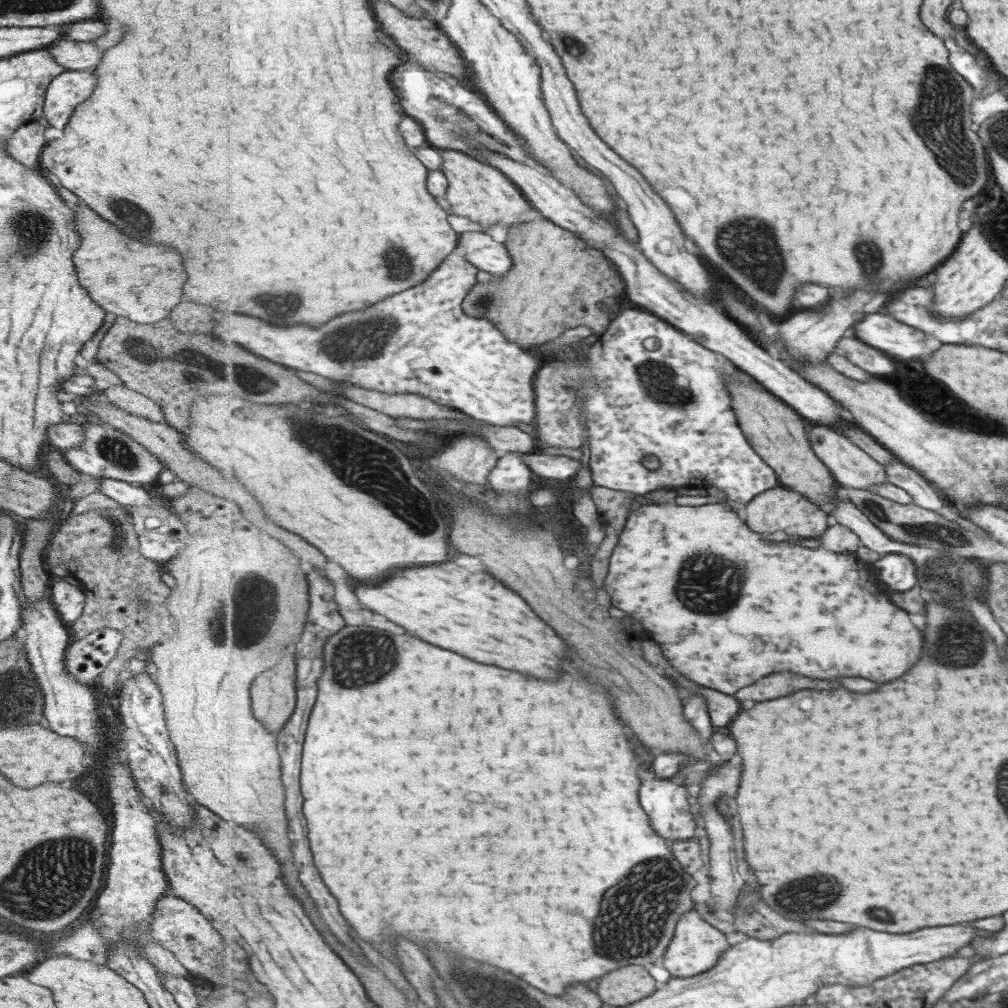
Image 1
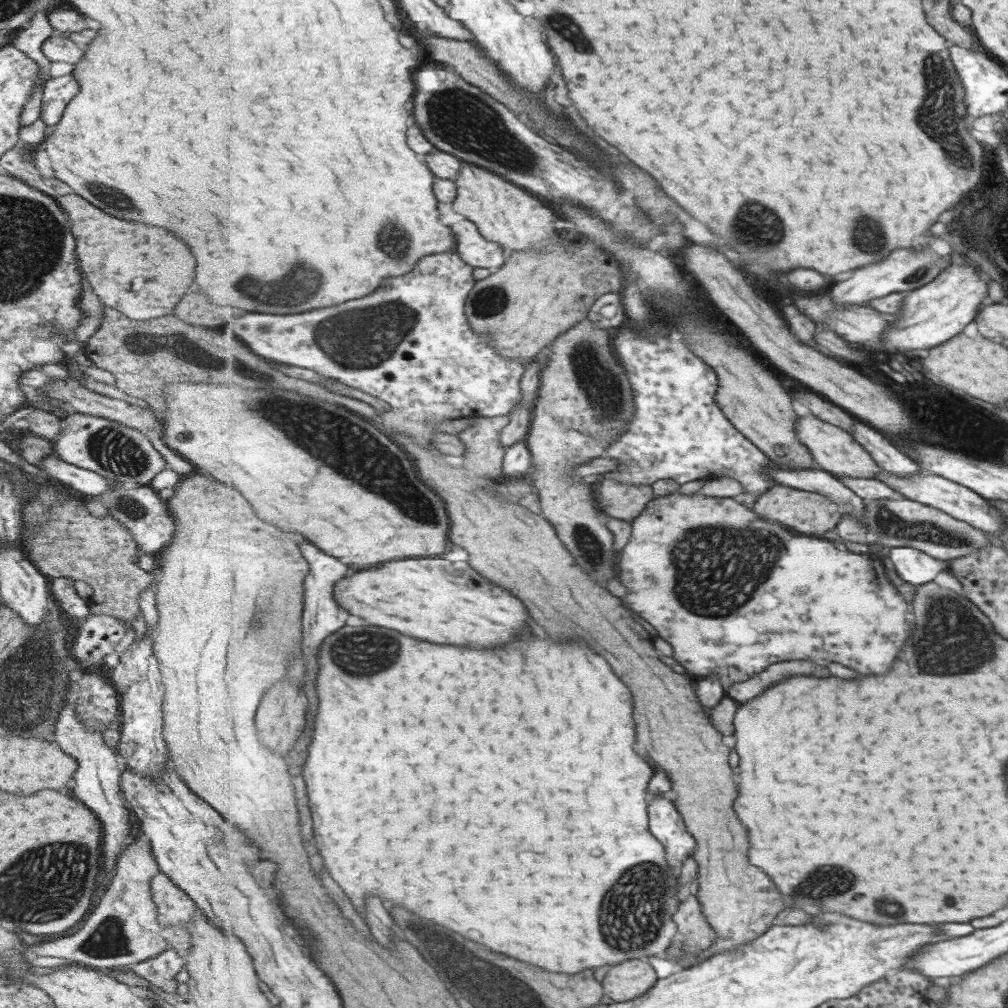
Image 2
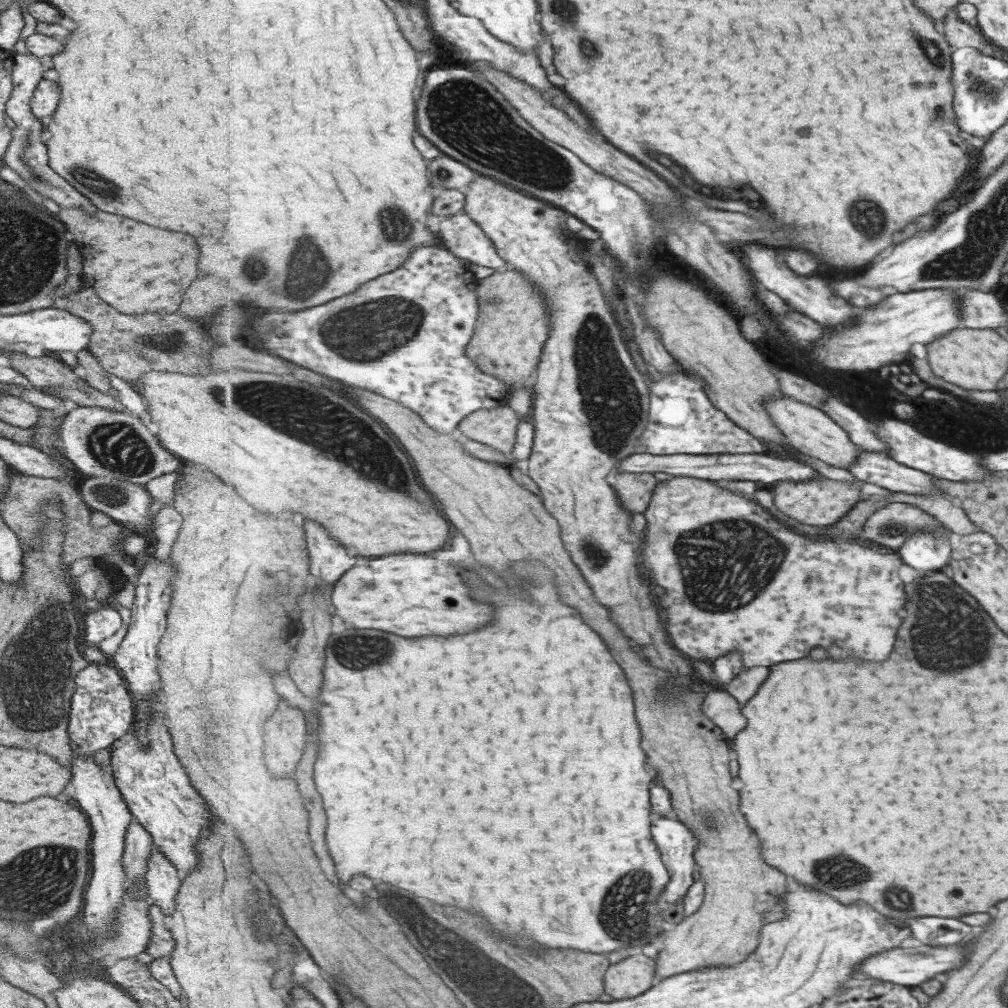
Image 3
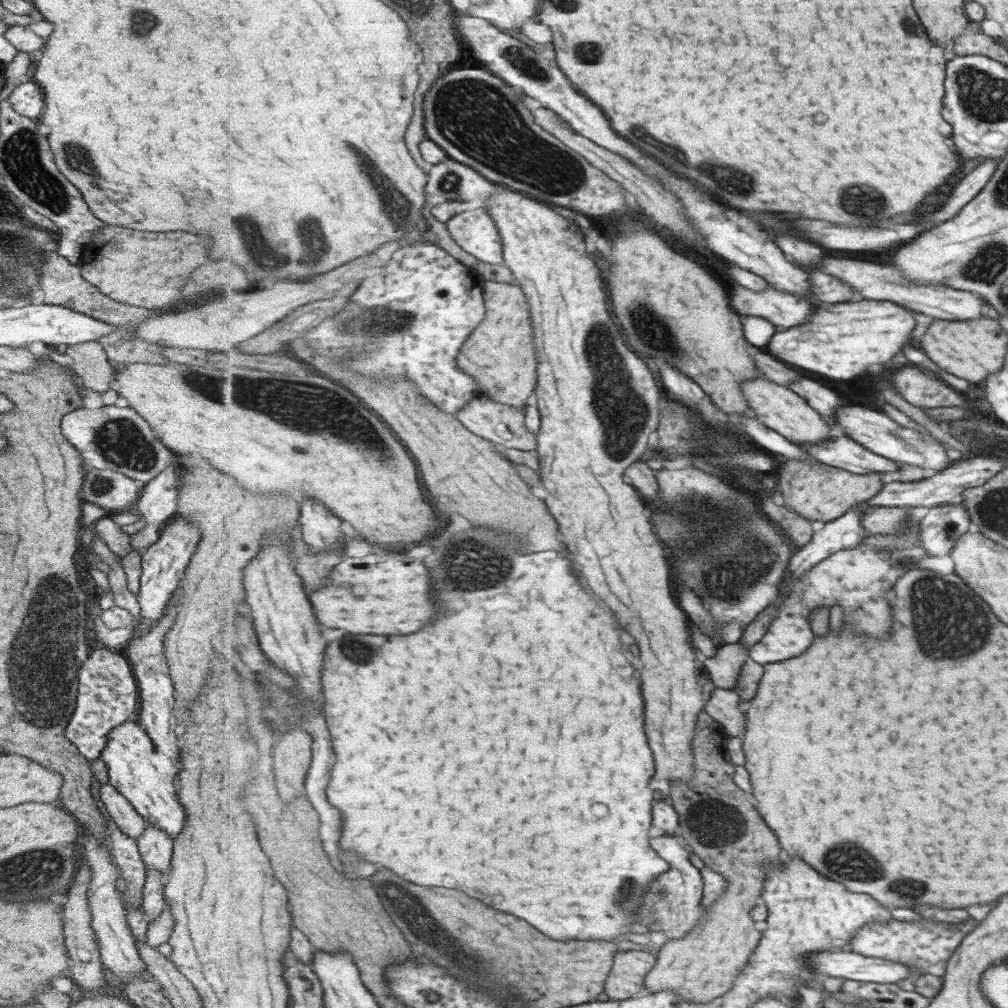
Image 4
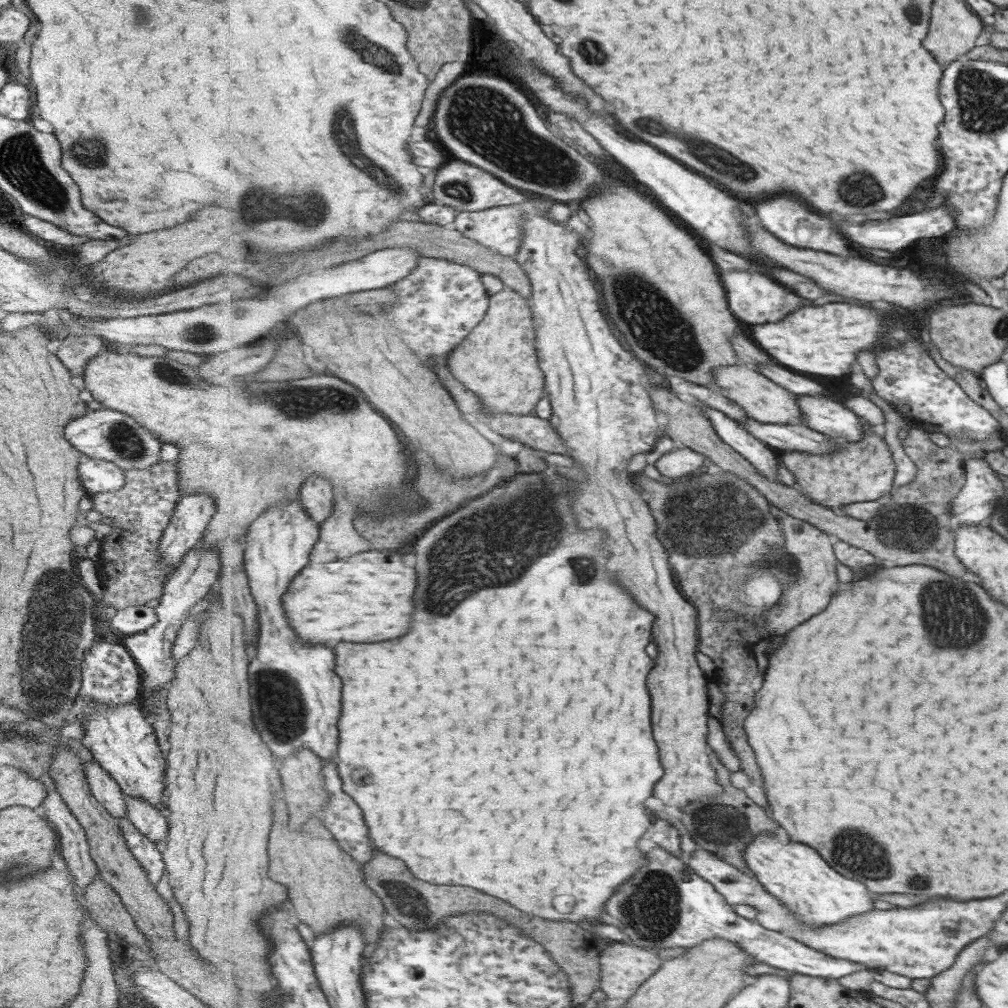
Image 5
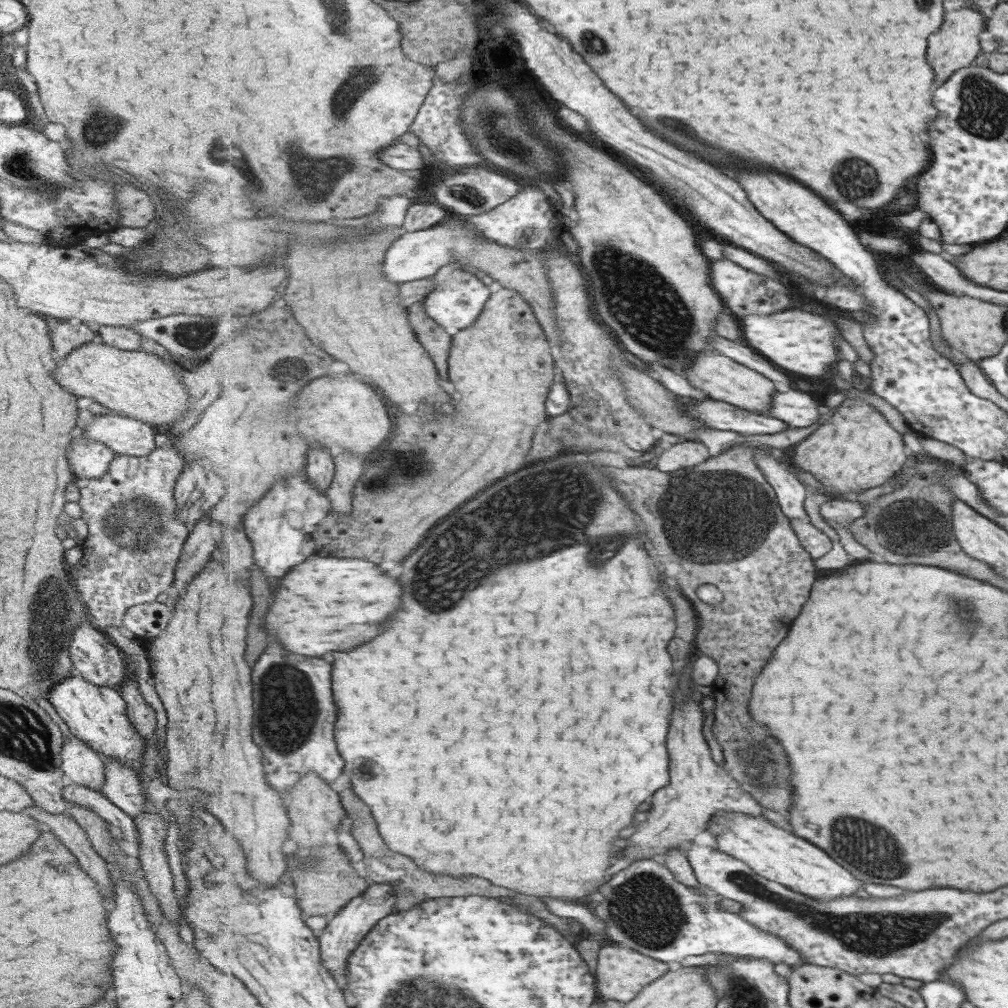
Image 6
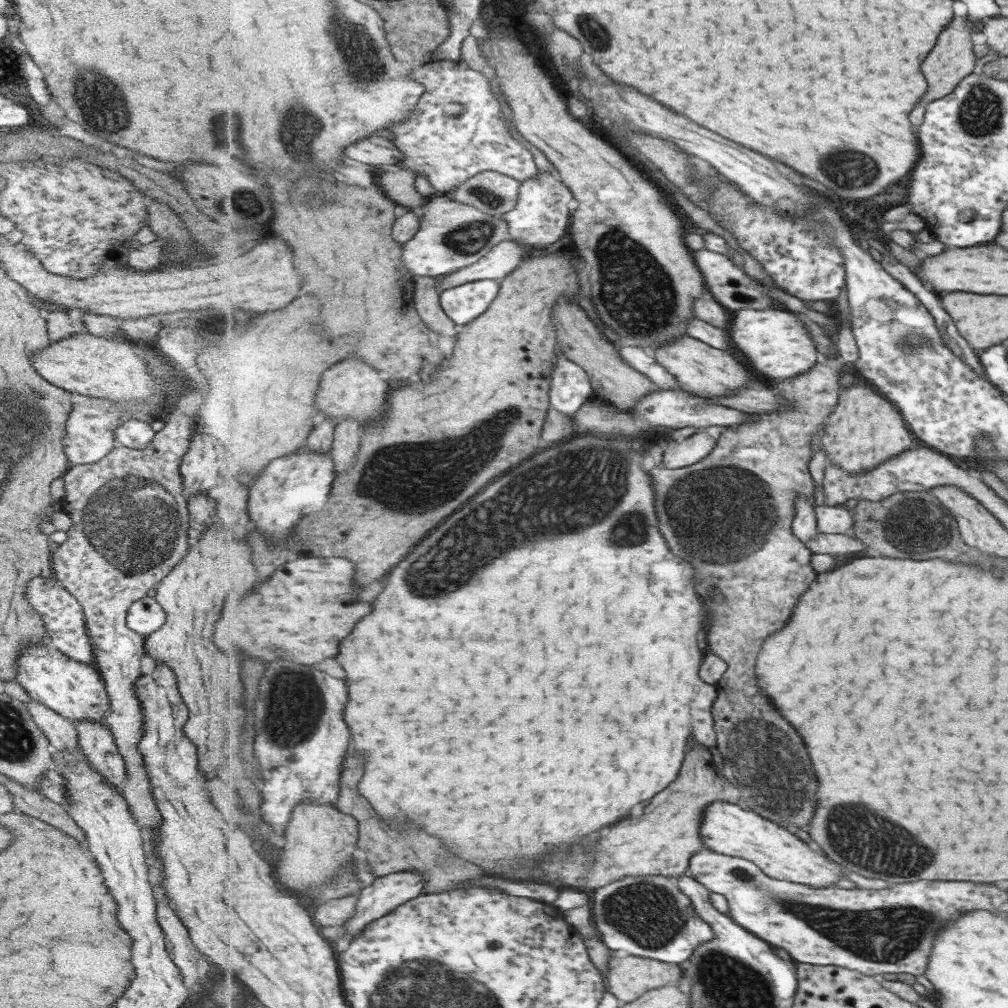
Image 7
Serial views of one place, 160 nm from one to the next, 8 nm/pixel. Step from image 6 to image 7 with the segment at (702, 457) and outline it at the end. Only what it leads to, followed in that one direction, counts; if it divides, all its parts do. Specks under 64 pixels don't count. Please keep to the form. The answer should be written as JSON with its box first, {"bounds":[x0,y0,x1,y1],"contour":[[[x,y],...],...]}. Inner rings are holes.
{"bounds":[662,432,718,469],"contour":[[[698,432],[687,437],[685,442],[677,442],[666,448],[662,462],[667,469],[693,466],[709,456],[717,445],[718,439],[712,438],[705,432]]]}

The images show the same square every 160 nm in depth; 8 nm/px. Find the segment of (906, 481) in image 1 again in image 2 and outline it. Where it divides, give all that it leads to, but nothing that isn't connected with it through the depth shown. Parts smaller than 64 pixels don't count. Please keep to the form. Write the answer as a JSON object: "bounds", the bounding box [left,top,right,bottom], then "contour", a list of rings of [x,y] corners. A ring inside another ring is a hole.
{"bounds":[851,422,922,477],"contour":[[[855,422],[851,433],[872,453],[873,460],[876,460],[877,464],[880,464],[883,469],[900,477],[922,472],[913,459],[899,452],[889,442],[889,438],[885,438],[881,431],[879,432],[871,425],[864,422]]]}

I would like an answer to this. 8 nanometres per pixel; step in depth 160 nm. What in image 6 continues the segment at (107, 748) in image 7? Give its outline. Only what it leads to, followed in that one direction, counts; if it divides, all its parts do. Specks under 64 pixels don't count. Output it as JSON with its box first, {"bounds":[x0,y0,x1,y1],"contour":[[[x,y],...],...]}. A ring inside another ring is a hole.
{"bounds":[100,757,144,818],"contour":[[[103,757],[104,783],[100,792],[115,807],[132,818],[144,808],[144,795],[138,775],[134,770],[117,762],[113,757]]]}

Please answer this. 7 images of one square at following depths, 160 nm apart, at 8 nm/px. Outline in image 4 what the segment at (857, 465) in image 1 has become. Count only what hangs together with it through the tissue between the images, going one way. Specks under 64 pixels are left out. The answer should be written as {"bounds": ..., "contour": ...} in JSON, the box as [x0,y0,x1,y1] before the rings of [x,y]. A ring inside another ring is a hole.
{"bounds":[743,376,836,446],"contour":[[[763,376],[745,381],[743,391],[755,416],[791,442],[801,446],[803,443],[820,445],[835,437],[836,433],[833,431],[833,426],[804,397],[799,396],[791,388],[780,385]]]}

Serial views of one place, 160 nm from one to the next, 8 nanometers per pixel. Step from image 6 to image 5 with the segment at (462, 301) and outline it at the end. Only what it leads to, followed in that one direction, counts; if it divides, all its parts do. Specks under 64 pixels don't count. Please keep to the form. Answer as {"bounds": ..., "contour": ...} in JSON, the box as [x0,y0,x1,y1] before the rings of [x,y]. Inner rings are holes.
{"bounds":[388,257,490,367],"contour":[[[422,257],[413,274],[389,287],[395,289],[398,296],[393,312],[389,312],[388,315],[388,320],[393,320],[391,329],[401,332],[403,341],[414,350],[426,367],[447,367],[449,356],[471,335],[472,330],[488,314],[490,307],[490,295],[481,282],[481,273],[469,266],[439,257]]]}

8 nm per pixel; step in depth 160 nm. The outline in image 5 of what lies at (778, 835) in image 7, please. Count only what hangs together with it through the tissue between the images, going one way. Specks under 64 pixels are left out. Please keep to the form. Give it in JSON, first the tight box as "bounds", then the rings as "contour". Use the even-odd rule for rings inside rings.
{"bounds":[743,833,875,927],"contour":[[[765,833],[757,835],[748,844],[743,855],[749,870],[765,885],[766,891],[774,894],[796,914],[796,917],[807,924],[828,927],[875,909],[875,896],[863,882],[839,874],[815,848],[807,844],[789,840],[787,844],[783,844],[777,834]]]}

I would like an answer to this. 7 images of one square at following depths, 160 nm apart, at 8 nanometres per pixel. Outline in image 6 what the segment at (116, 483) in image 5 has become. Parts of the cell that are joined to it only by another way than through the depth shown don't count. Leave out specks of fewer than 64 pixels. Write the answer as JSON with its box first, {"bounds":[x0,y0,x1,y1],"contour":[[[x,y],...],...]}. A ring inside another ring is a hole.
{"bounds":[66,430,114,478],"contour":[[[76,430],[66,448],[66,459],[77,477],[99,478],[109,466],[114,452],[102,442],[86,439]]]}

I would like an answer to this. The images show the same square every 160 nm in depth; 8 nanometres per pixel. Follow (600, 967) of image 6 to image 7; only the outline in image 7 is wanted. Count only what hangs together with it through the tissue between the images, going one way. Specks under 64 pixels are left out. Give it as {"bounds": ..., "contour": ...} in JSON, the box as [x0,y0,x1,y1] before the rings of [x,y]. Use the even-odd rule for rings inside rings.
{"bounds":[605,953,681,1002],"contour":[[[618,953],[611,959],[610,973],[605,976],[609,988],[607,991],[611,991],[619,1000],[625,1002],[633,1002],[640,996],[643,996],[646,992],[655,988],[661,988],[668,984],[681,984],[681,968],[673,963],[661,962],[660,960],[653,960],[649,958],[643,958],[639,956],[633,956],[629,954]]]}

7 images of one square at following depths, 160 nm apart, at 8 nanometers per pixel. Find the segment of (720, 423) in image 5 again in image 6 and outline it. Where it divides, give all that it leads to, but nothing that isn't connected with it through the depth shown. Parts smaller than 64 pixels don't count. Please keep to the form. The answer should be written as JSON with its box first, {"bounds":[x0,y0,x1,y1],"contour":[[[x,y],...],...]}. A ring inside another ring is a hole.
{"bounds":[756,448,809,520],"contour":[[[756,448],[756,460],[776,490],[784,514],[791,520],[793,518],[808,520],[809,516],[805,510],[807,490],[793,471],[762,448]]]}

